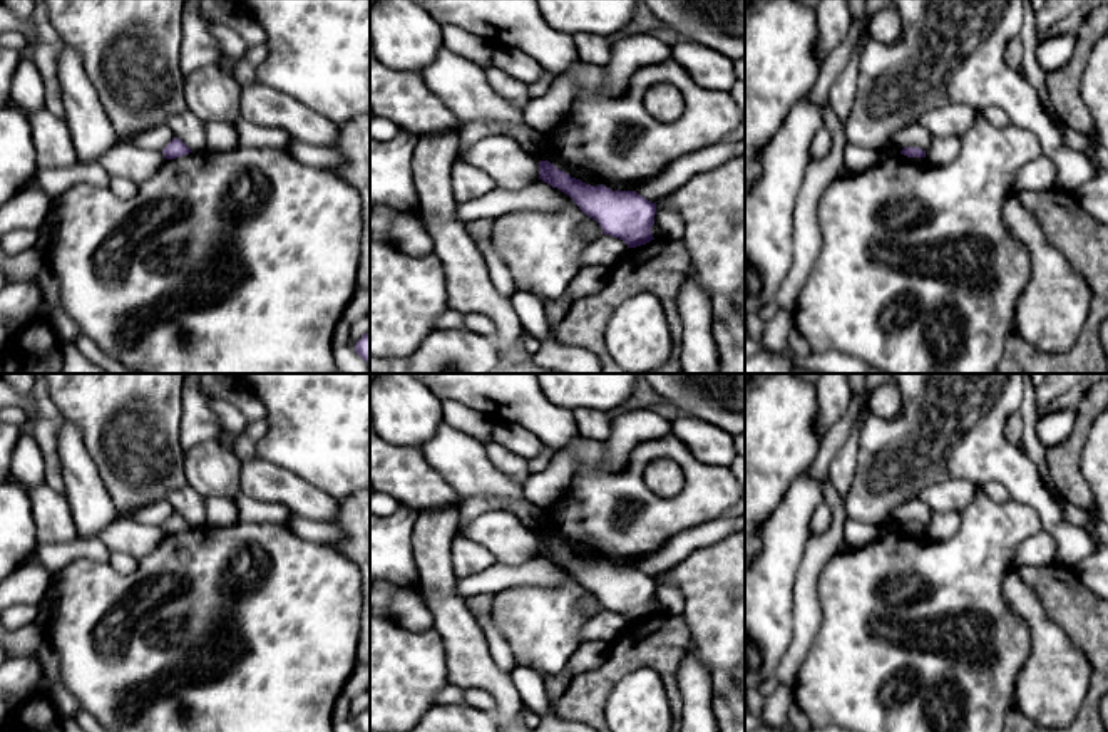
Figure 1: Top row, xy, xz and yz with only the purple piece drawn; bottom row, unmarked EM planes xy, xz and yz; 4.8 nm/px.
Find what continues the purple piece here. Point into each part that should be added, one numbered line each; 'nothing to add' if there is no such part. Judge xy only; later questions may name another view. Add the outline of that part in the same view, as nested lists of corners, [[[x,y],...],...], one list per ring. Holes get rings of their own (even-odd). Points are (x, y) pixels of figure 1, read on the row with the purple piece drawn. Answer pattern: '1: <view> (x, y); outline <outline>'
nothing to add

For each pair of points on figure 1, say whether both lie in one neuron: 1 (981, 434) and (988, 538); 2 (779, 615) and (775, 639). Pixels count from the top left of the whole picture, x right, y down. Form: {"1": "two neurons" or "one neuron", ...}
{"1": "two neurons", "2": "one neuron"}

